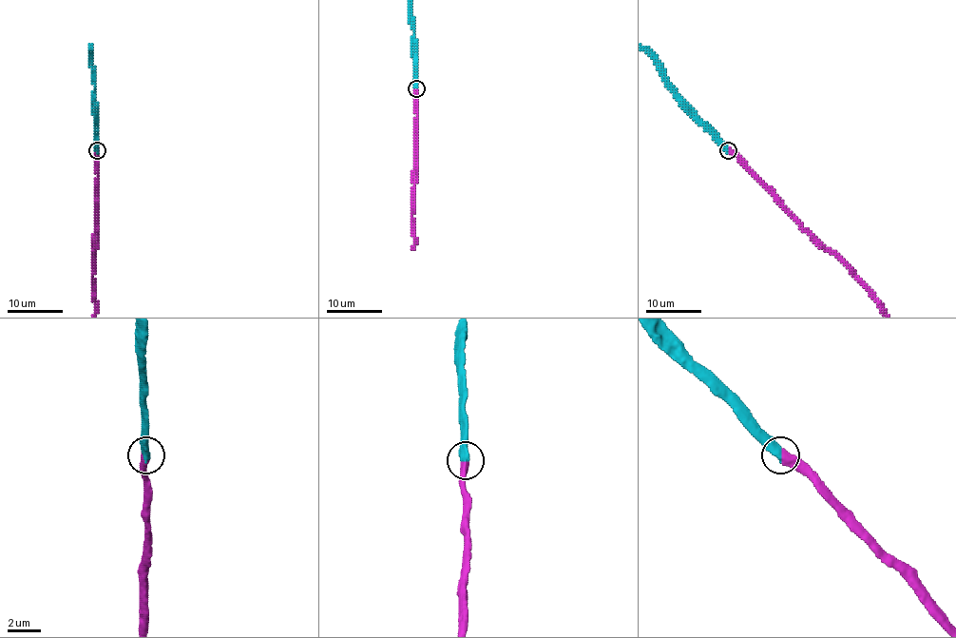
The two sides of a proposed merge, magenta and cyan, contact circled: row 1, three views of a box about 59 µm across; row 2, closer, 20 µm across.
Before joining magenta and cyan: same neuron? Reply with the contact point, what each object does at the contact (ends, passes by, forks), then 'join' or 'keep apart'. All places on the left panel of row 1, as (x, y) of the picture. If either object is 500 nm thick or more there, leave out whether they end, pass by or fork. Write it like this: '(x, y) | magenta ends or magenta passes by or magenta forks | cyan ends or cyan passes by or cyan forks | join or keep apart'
(97, 150) | join

